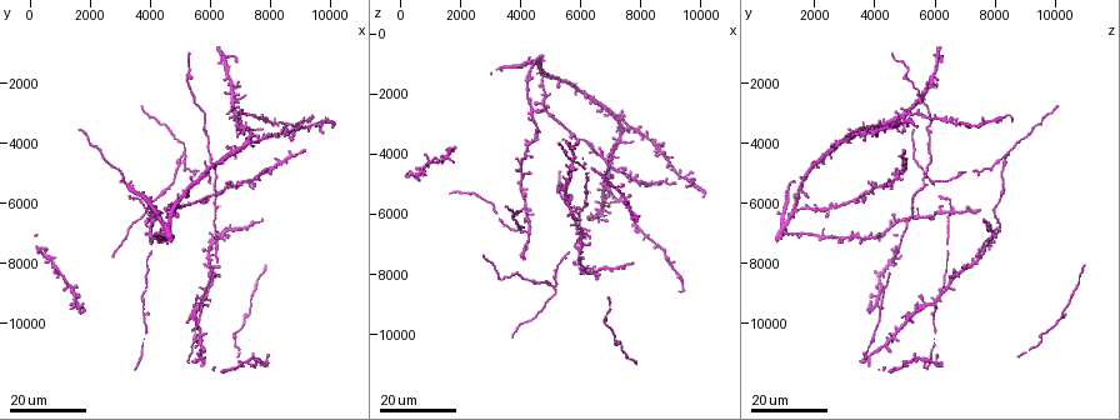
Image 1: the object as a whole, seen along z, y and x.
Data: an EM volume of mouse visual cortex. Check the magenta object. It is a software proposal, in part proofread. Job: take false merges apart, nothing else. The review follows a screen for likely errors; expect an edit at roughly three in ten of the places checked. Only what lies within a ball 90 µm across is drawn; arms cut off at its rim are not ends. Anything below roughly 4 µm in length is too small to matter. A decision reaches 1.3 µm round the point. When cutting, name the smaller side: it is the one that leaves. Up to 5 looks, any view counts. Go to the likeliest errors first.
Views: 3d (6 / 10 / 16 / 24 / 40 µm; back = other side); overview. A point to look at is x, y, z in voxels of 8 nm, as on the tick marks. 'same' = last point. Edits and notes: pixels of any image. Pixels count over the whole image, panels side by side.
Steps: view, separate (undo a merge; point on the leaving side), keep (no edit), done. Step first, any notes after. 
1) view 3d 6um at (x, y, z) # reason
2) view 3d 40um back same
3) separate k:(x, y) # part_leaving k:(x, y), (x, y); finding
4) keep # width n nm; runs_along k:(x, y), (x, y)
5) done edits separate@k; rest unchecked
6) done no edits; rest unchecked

view 3d 24um at (5200, 4300, 8400) # arms part here

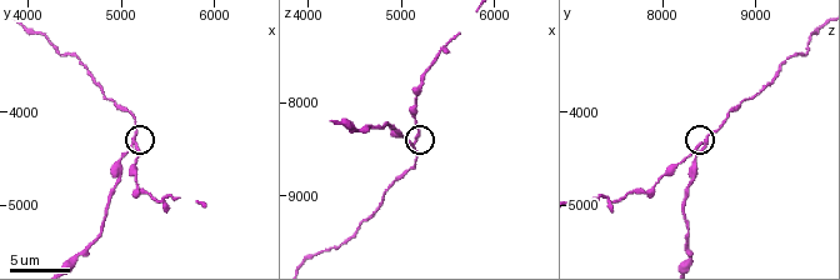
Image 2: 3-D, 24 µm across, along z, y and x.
view 3d 10um at (5150, 4350, 8350)

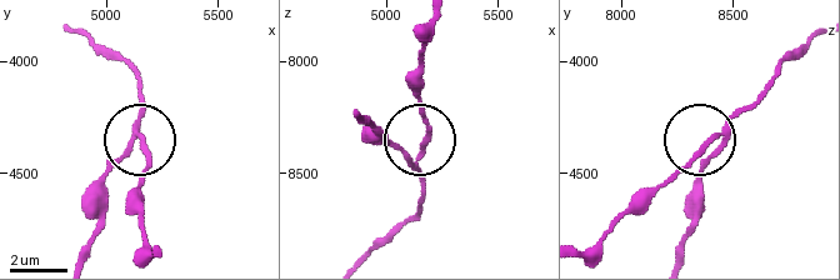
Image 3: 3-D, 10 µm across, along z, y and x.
separate 3:(114, 160) # part_leaving 3:(138, 128), (104, 183), (101, 226), (88, 255); a second neuron is stuck on

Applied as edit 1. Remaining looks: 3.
view 3d 16um at (4000, 6200, 6500) # thin arm on a thick one

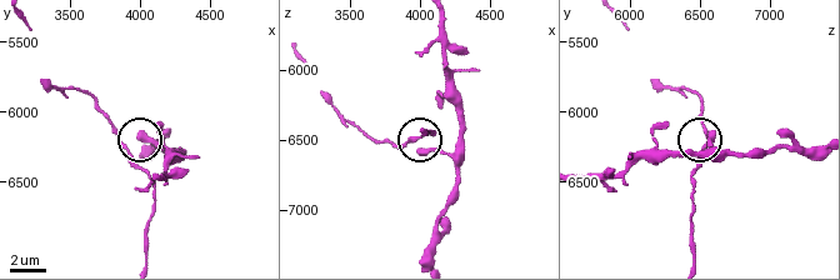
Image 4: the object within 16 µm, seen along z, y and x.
view 3d 10um at (3920, 6280, 6520)

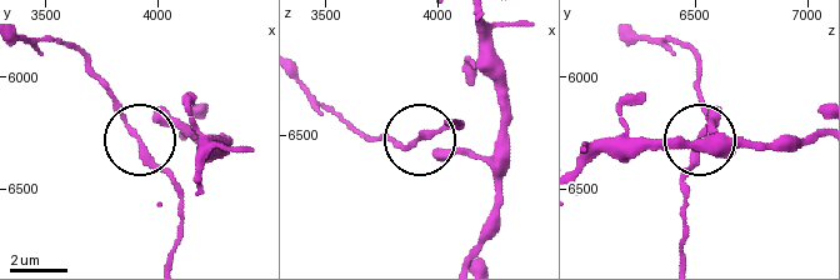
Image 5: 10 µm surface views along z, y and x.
keep # width 150 nm; all the same neuron

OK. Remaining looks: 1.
done edits separate@3; rest unchecked

